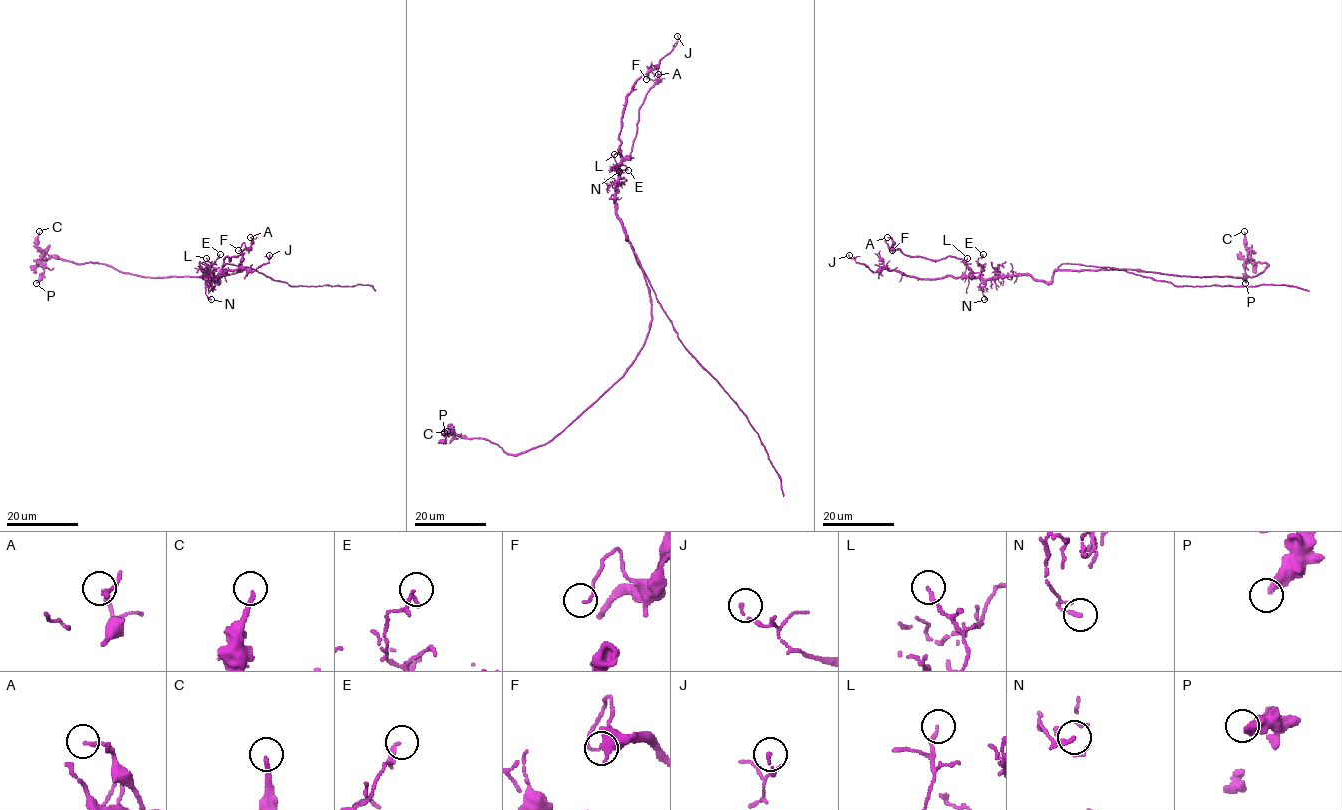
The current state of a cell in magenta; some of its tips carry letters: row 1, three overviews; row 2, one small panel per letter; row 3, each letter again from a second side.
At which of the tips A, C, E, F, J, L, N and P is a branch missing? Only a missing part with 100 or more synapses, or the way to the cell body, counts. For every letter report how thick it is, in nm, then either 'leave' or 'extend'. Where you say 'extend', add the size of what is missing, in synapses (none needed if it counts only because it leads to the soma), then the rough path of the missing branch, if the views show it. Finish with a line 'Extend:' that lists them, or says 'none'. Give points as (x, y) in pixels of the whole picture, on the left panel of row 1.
A: 110 nm | leave
C: 180 nm | leave
E: 160 nm | leave
F: 90 nm | leave
J: 130 nm | leave
L: 130 nm | leave
N: 160 nm | leave
P: 400 nm | leave
Extend: none

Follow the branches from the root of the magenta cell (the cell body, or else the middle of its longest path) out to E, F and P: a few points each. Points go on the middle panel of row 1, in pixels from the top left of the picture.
E: (645, 275), (616, 212), (616, 167), (623, 164), (628, 170)
F: (645, 275), (616, 212), (615, 190), (618, 167), (630, 155), (637, 132), (640, 107), (655, 81), (646, 79)
P: (645, 275), (651, 322), (642, 348), (628, 370), (550, 440), (519, 454), (507, 454), (487, 439), (444, 432)

